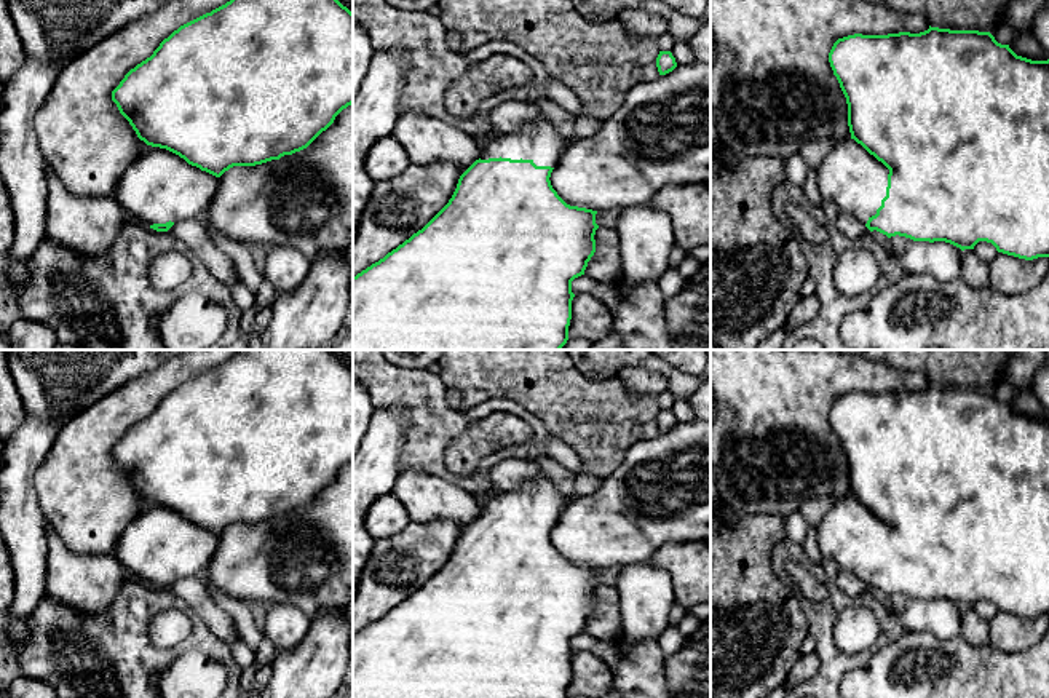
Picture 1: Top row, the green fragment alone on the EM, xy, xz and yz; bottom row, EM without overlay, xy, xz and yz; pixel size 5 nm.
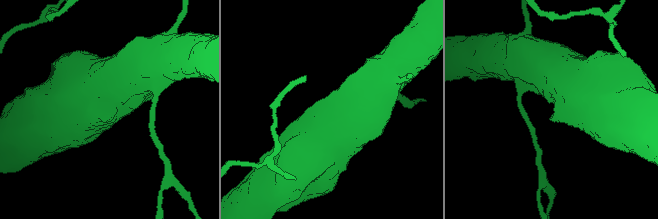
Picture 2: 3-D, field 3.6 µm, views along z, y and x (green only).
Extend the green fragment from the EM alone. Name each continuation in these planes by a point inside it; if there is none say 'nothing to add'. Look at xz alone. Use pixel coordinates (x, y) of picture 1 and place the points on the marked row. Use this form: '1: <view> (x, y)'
1: xz (540, 141)

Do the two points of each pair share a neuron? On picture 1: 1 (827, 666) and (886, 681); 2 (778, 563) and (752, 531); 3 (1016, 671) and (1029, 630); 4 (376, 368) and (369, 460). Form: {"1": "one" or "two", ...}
{"1": "two", "2": "two", "3": "two", "4": "two"}

